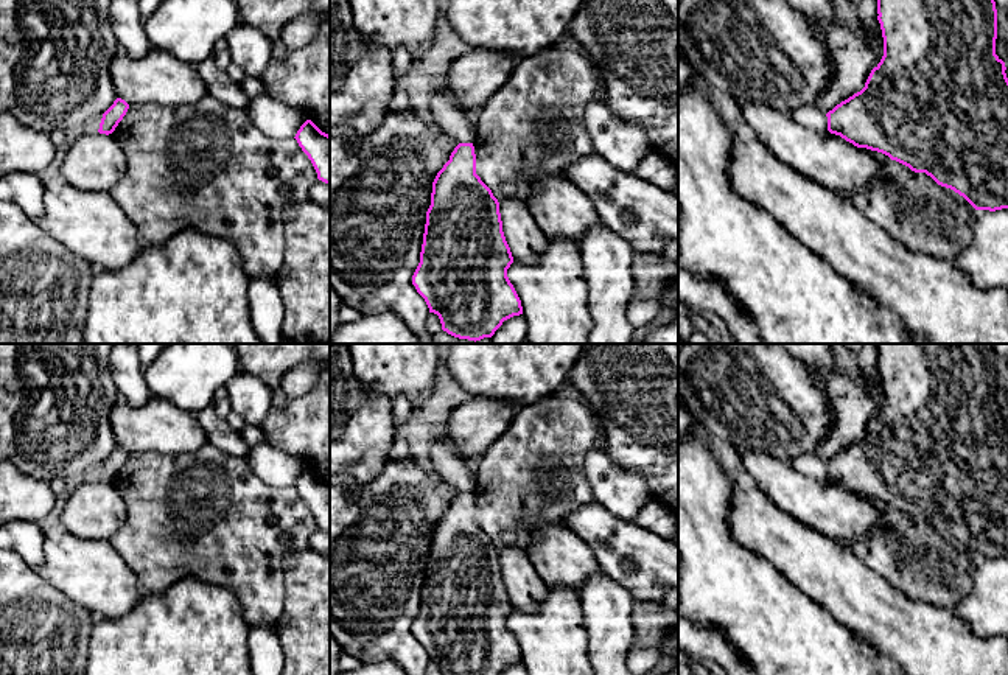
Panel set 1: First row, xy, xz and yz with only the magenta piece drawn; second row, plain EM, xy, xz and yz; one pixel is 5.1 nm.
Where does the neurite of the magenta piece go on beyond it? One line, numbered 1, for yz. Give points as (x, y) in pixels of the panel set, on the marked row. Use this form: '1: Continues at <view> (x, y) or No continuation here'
1: No continuation here

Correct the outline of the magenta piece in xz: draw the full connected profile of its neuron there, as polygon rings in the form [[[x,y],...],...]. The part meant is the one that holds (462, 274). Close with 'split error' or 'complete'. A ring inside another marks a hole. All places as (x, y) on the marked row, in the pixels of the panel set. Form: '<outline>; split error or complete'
[[[459,143],[432,182],[420,263],[412,285],[429,313],[439,316],[443,331],[476,342],[492,338],[504,320],[523,314],[521,300],[507,277],[512,263],[499,202],[476,174],[473,143]]]; complete

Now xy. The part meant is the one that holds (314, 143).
[[[306,120],[294,138],[311,160],[317,179],[330,184],[330,135],[322,132],[311,120]]]; complete

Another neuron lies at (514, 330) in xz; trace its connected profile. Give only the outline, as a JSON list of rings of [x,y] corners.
[[[513,316],[502,322],[502,325],[490,338],[492,344],[523,344],[527,336],[527,322],[520,316]]]

